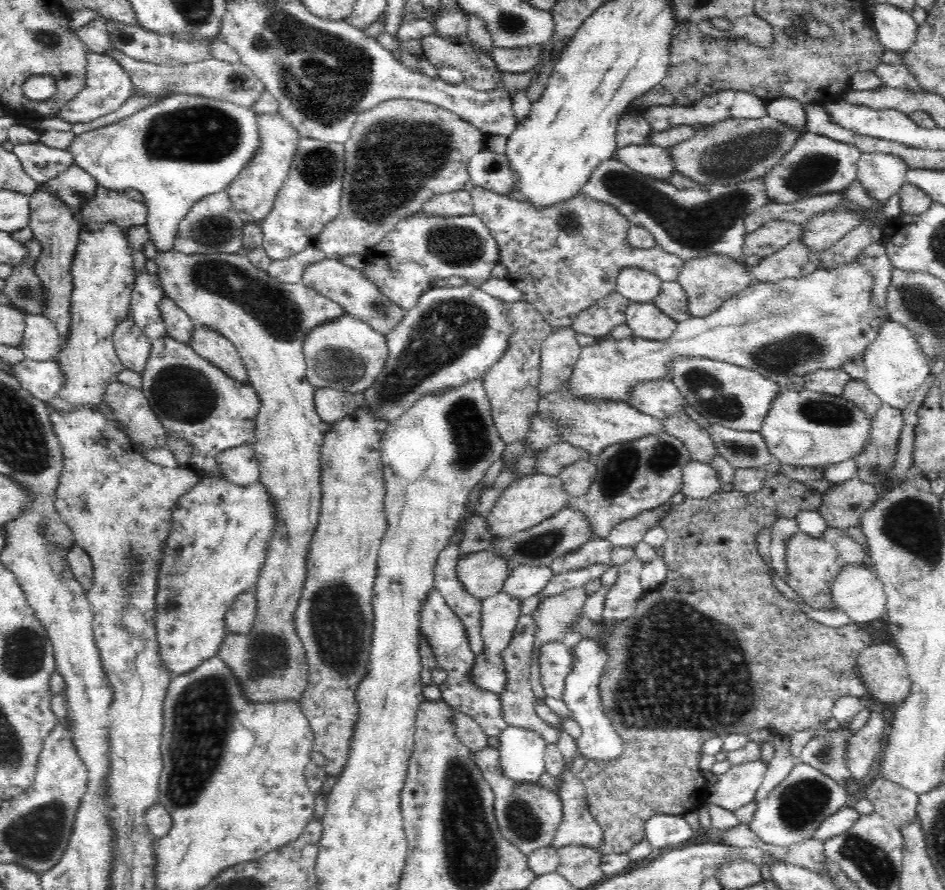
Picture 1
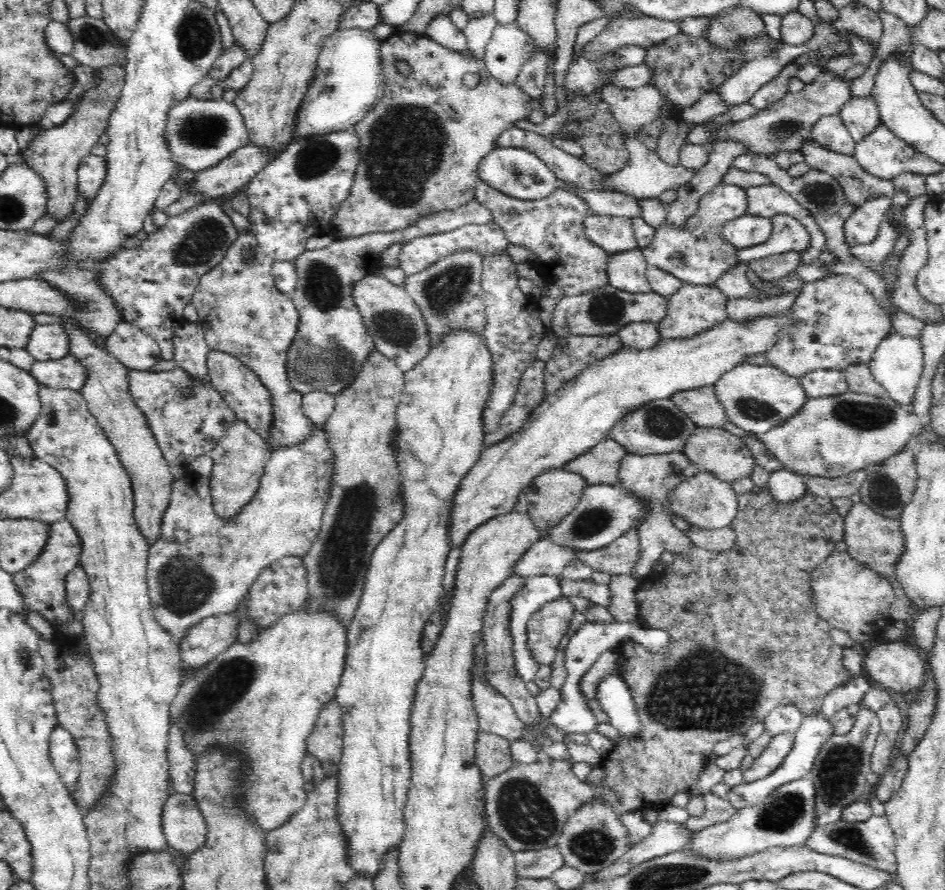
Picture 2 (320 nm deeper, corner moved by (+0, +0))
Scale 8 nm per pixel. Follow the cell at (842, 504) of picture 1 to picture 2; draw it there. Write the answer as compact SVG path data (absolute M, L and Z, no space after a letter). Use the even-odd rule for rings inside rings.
M862 501L856 502L845 516L843 540L847 544L847 552L852 555L852 558L866 563L868 567L872 567L872 570L878 571L885 578L895 577L895 562L903 551L905 543L899 518L890 518L888 515L872 510L871 506Z

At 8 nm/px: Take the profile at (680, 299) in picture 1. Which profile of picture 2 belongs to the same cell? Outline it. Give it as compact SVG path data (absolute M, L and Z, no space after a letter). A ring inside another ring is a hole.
M607 285L594 293L561 298L553 310L552 329L558 338L569 335L606 336L606 334L617 334L620 328L632 322L659 324L667 316L670 300L668 296L658 292L633 294Z

